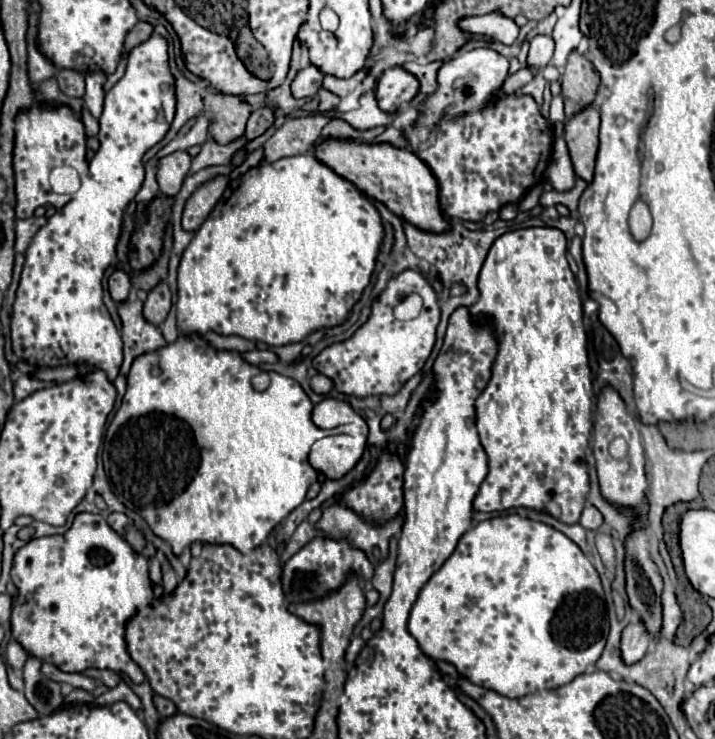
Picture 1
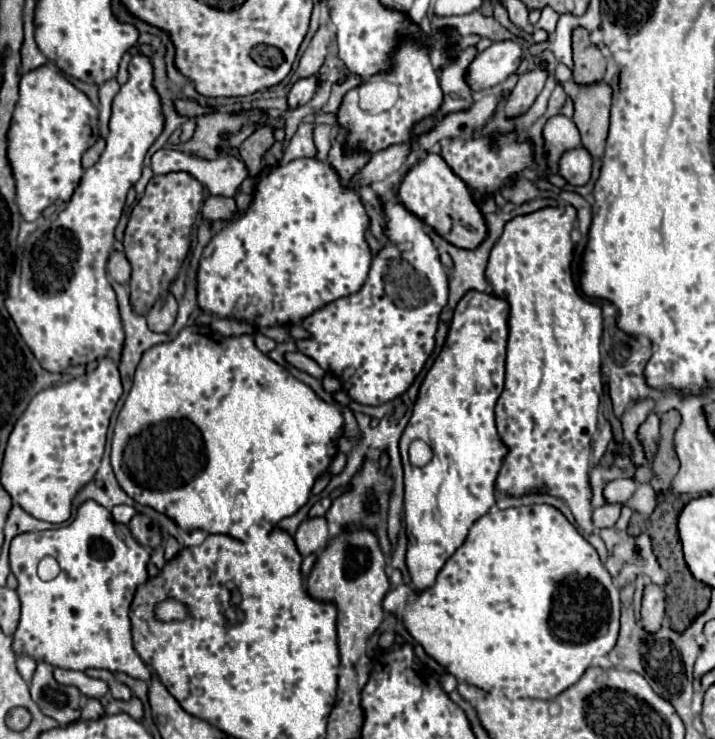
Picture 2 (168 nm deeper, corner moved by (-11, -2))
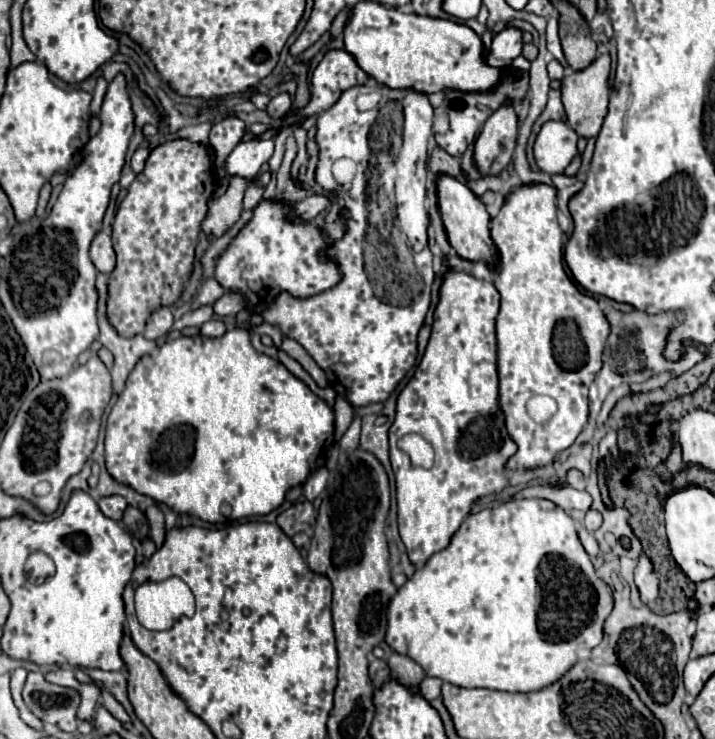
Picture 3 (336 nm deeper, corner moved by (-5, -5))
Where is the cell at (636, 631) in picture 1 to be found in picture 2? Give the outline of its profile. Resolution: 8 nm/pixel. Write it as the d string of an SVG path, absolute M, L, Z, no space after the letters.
M648 585L644 591L644 599L642 599L642 627L644 627L644 631L654 635L662 627L664 615L666 615L664 593L656 585Z

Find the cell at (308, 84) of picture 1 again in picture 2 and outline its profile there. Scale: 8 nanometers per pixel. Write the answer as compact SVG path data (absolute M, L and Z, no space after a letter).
M310 75L310 77L304 77L300 81L296 81L288 93L288 105L294 109L294 107L300 107L300 105L306 105L310 103L310 99L316 95L318 91L318 85L320 85L320 79L318 75Z

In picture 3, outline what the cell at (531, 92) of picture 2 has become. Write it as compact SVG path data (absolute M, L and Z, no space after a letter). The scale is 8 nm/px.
M508 102L500 106L480 130L474 142L474 164L482 176L498 176L512 160L516 146L518 118Z

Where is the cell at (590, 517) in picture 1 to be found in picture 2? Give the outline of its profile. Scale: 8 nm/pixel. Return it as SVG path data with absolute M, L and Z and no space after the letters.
M602 505L598 509L594 509L592 513L592 523L596 529L604 529L604 527L614 527L616 521L620 517L620 505Z

